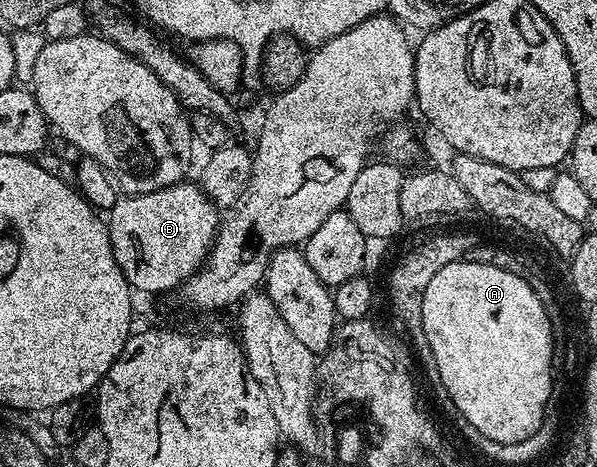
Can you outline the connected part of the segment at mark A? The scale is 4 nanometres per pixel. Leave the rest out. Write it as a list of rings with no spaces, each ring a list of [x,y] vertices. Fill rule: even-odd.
[[[465,258],[456,263],[444,266],[440,274],[432,278],[428,290],[424,293],[423,302],[423,332],[427,336],[428,345],[435,356],[436,370],[439,372],[439,385],[446,391],[448,399],[454,403],[453,411],[462,415],[468,422],[474,424],[476,430],[482,432],[485,438],[503,442],[526,439],[531,432],[536,431],[545,416],[546,406],[549,404],[549,391],[554,386],[555,366],[553,364],[554,328],[551,324],[552,316],[547,305],[536,298],[532,286],[528,286],[525,275],[517,276],[508,270],[497,269],[491,264],[479,264],[477,259]]]

